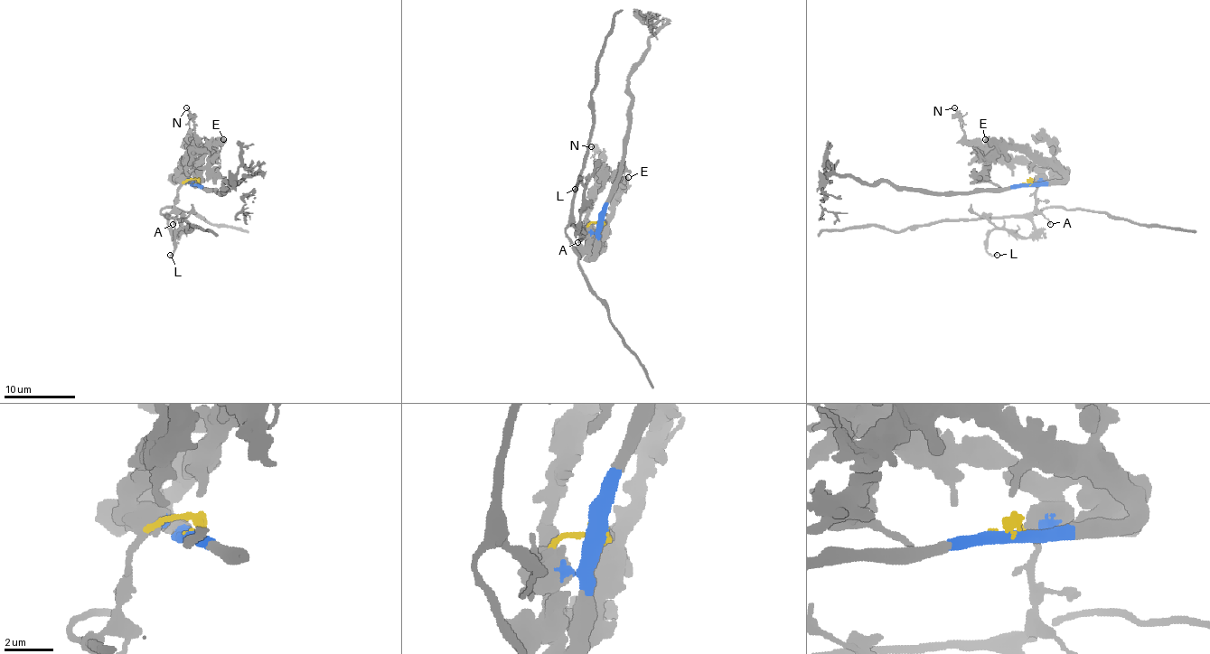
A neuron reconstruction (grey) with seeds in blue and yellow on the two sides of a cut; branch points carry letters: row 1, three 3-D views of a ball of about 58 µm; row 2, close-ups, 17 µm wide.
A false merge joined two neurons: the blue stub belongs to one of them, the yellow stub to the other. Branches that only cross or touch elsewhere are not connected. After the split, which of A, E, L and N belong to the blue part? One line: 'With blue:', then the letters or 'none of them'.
With blue: E, N

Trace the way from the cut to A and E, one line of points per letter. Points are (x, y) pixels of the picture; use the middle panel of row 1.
A: (604, 221), (593, 221), (586, 228), (580, 228), (582, 238), (578, 242)
E: (604, 221), (598, 232), (589, 238), (593, 244), (600, 240), (602, 225), (613, 212), (615, 191), (628, 176)

